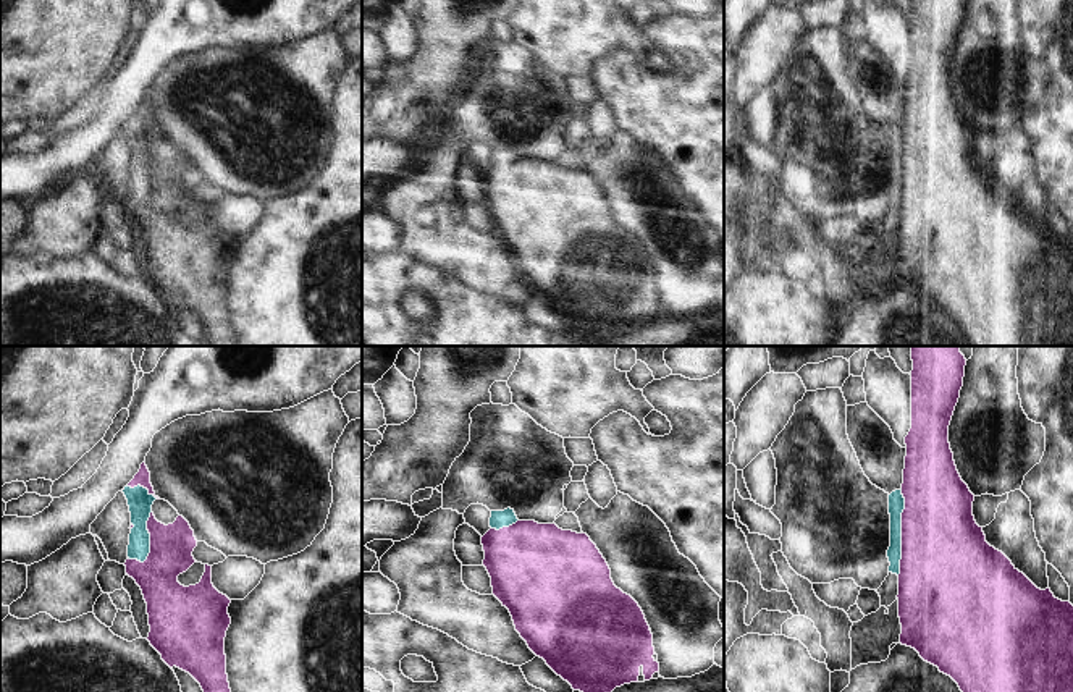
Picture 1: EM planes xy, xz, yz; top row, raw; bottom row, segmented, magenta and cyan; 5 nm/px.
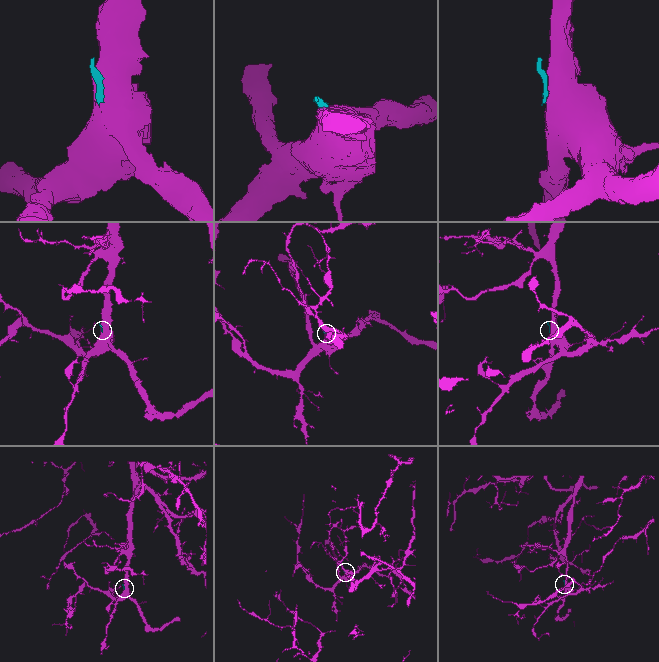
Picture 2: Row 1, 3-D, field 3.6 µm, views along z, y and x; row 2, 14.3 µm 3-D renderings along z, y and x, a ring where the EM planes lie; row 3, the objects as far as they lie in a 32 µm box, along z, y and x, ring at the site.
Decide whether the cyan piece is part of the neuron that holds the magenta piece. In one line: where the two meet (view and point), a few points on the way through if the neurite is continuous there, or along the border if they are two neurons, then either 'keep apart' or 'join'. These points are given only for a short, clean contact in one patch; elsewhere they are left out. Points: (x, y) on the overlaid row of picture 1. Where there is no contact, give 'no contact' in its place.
contact yz (902, 532); border yz (902, 489), (902, 558), (897, 574); keep apart

